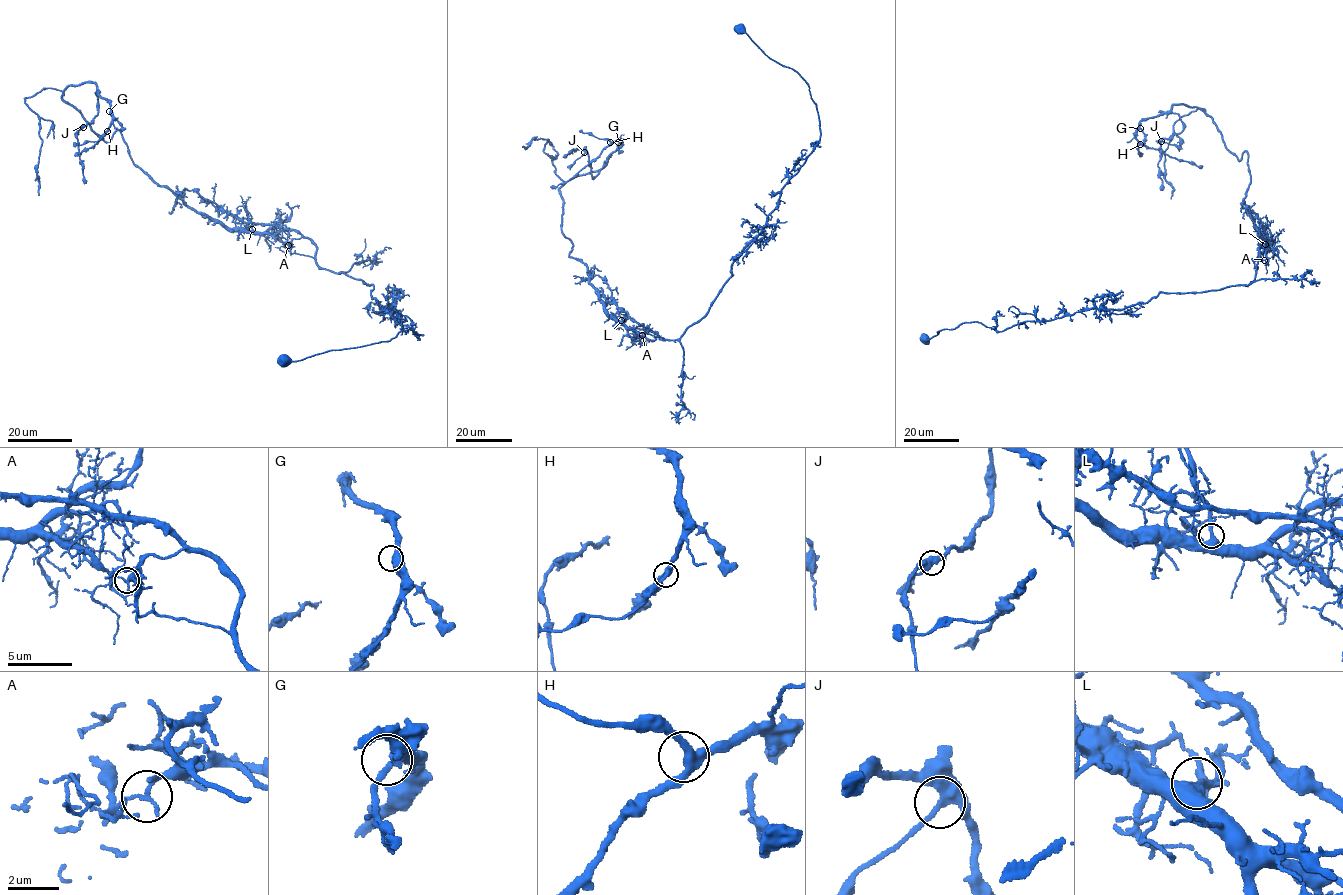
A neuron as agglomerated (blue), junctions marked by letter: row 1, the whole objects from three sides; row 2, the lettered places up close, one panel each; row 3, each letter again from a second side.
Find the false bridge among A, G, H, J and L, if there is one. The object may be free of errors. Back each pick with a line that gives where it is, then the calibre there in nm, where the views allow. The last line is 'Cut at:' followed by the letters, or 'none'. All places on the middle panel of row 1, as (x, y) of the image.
A: place (642, 335); calibre 140 nm
Cut at: A

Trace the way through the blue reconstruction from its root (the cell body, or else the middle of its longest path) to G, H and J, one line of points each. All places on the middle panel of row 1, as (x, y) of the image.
G: (739, 29), (808, 86), (819, 143), (674, 340), (617, 308), (560, 228), (560, 187), (618, 142)
H: (739, 29), (808, 86), (819, 143), (674, 340), (569, 256), (560, 187), (602, 169), (610, 142)
J: (739, 29), (808, 86), (819, 143), (678, 339), (569, 257), (560, 187), (605, 165), (592, 177), (584, 152)

